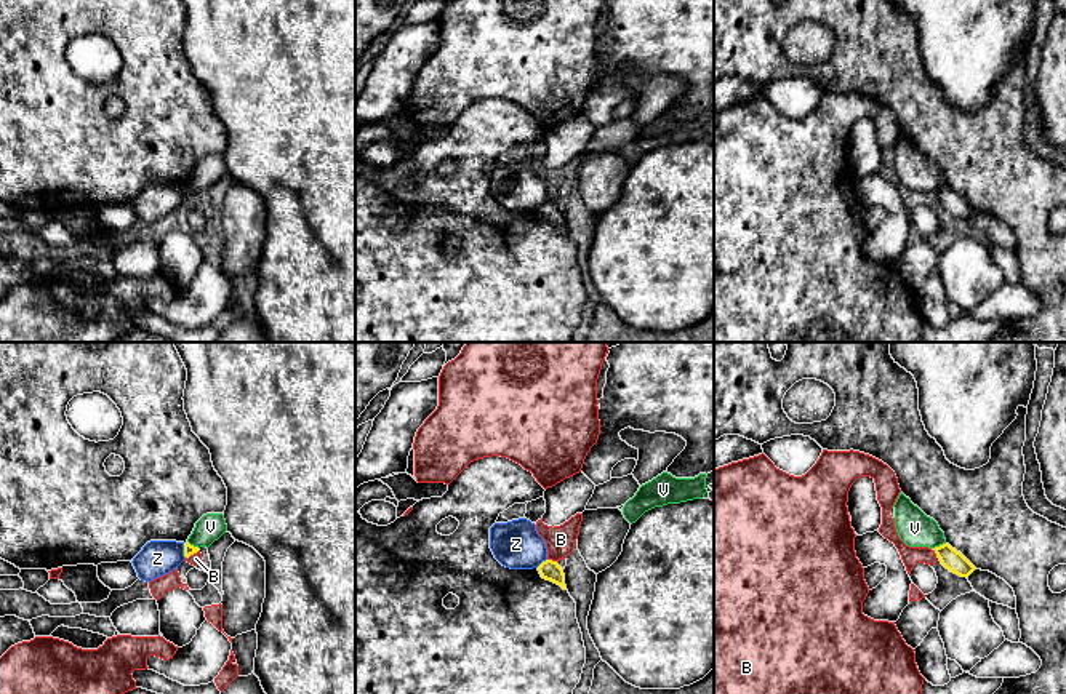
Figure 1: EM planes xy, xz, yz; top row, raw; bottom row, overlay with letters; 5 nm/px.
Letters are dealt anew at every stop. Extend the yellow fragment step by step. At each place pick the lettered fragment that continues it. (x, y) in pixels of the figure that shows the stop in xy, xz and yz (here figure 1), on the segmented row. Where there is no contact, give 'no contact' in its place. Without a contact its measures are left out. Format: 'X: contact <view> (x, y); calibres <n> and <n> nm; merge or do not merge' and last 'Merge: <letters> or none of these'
B: contact xz (551, 560); calibres 100 and 140 nm; do not merge
V: contact yz (940, 546); calibres 110 and 180 nm; do not merge
Z: contact xz (543, 562); calibres 100 and 240 nm; do not merge
Merge: none of these

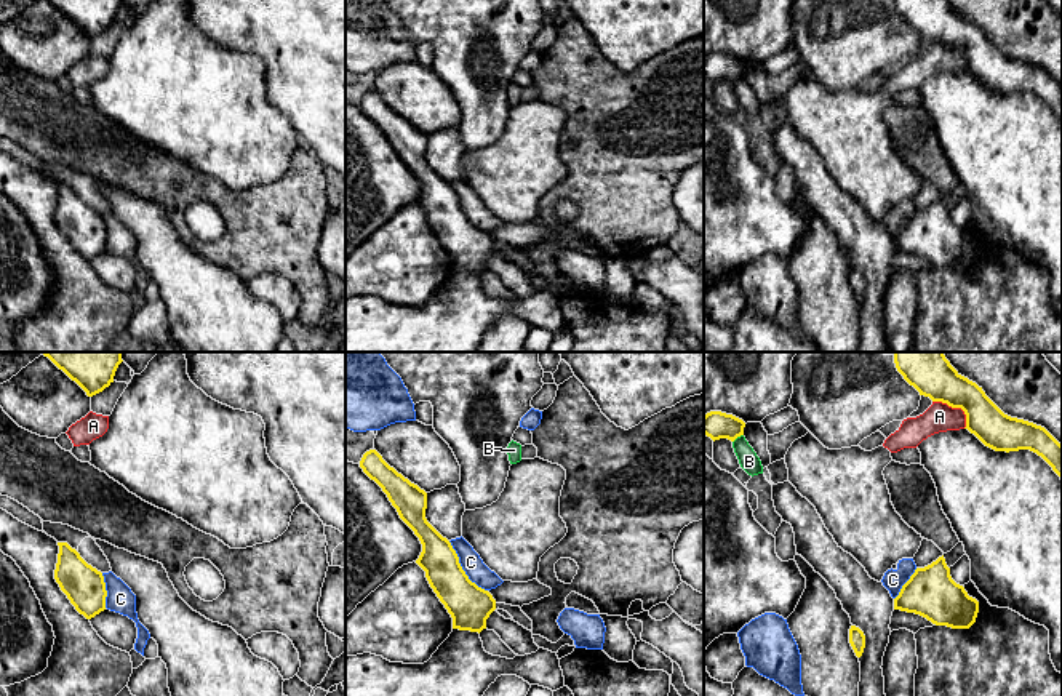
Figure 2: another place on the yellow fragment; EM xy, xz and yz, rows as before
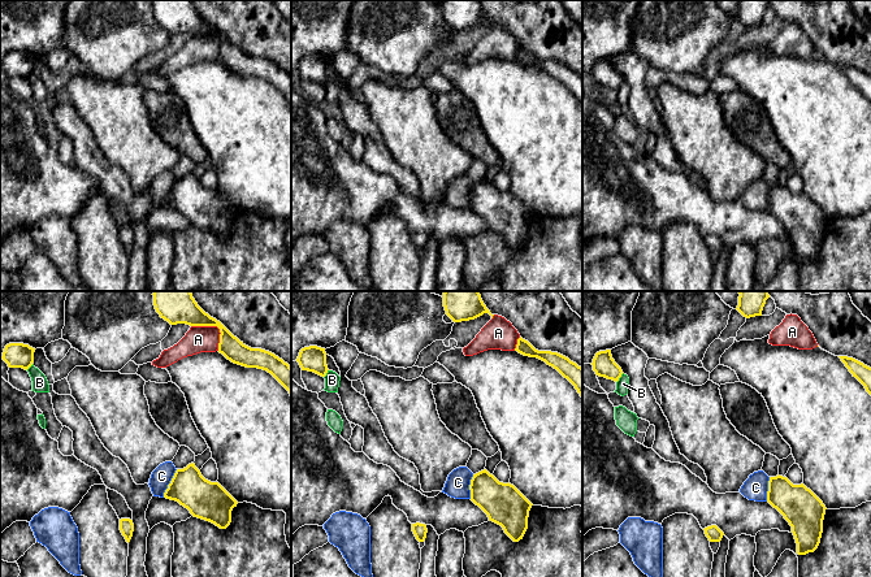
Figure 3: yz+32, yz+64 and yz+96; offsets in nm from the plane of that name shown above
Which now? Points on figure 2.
A: contact yz (955, 407); calibres 220 and 150 nm; do not merge
B: contact yz (738, 436); calibres 140 and 100 nm; do not merge
C: contact xz (461, 568); calibres 220 and 110 nm; do not merge
Merge: none of these

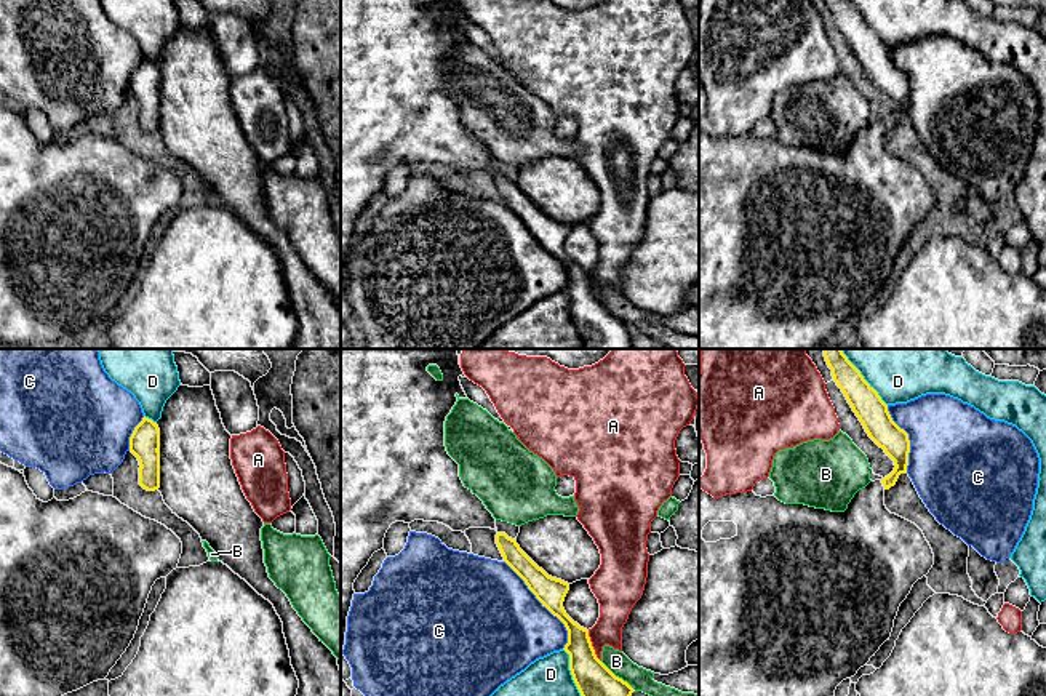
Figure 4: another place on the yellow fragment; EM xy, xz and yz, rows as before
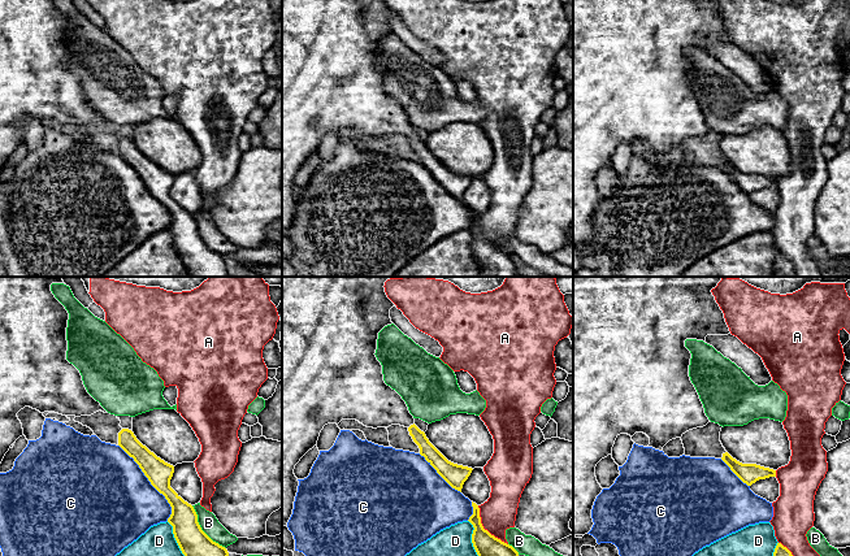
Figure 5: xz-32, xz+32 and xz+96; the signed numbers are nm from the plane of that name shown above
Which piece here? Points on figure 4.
A: contact xz (592, 647); calibres 180 and 160 nm; do not merge
B: contact xz (618, 677); calibres 180 and 120 nm; do not merge
C: contact xz (544, 605); calibres 150 and 460 nm; do not merge
D: contact yz (862, 378); calibres 160 and 460 nm; do not merge
Merge: none of these

